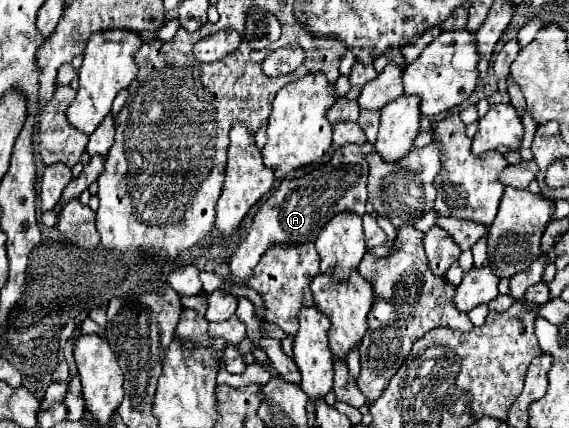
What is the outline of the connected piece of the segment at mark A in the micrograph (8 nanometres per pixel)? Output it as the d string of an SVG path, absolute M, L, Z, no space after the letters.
M365 141L365 145L345 145L333 153L327 165L319 165L311 173L283 181L277 187L277 191L261 205L245 241L239 245L235 255L227 261L229 275L221 277L213 271L201 271L203 291L211 293L215 289L221 289L223 283L245 285L255 265L259 263L259 257L267 249L275 245L295 247L295 245L315 241L317 233L333 219L335 213L353 211L357 215L363 215L365 203L367 203L367 175L369 175L365 155L371 151L373 151L373 143L369 141Z

